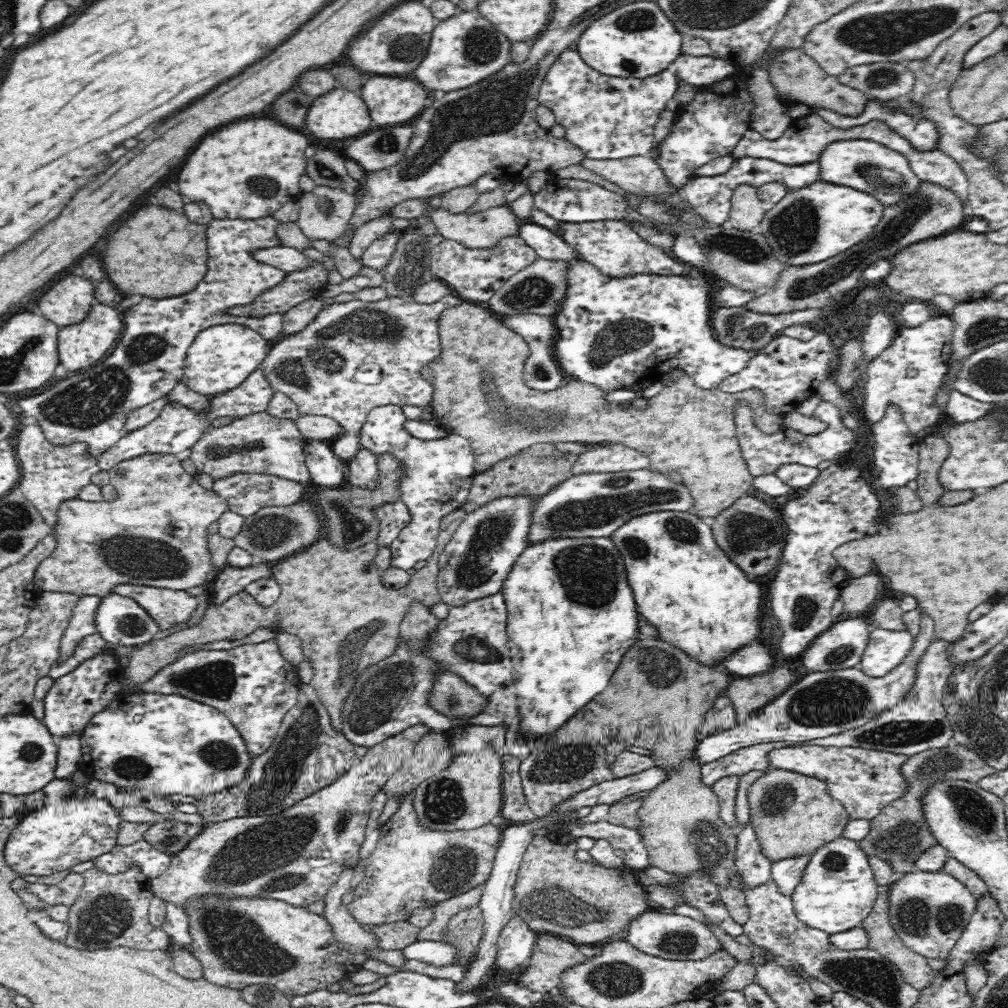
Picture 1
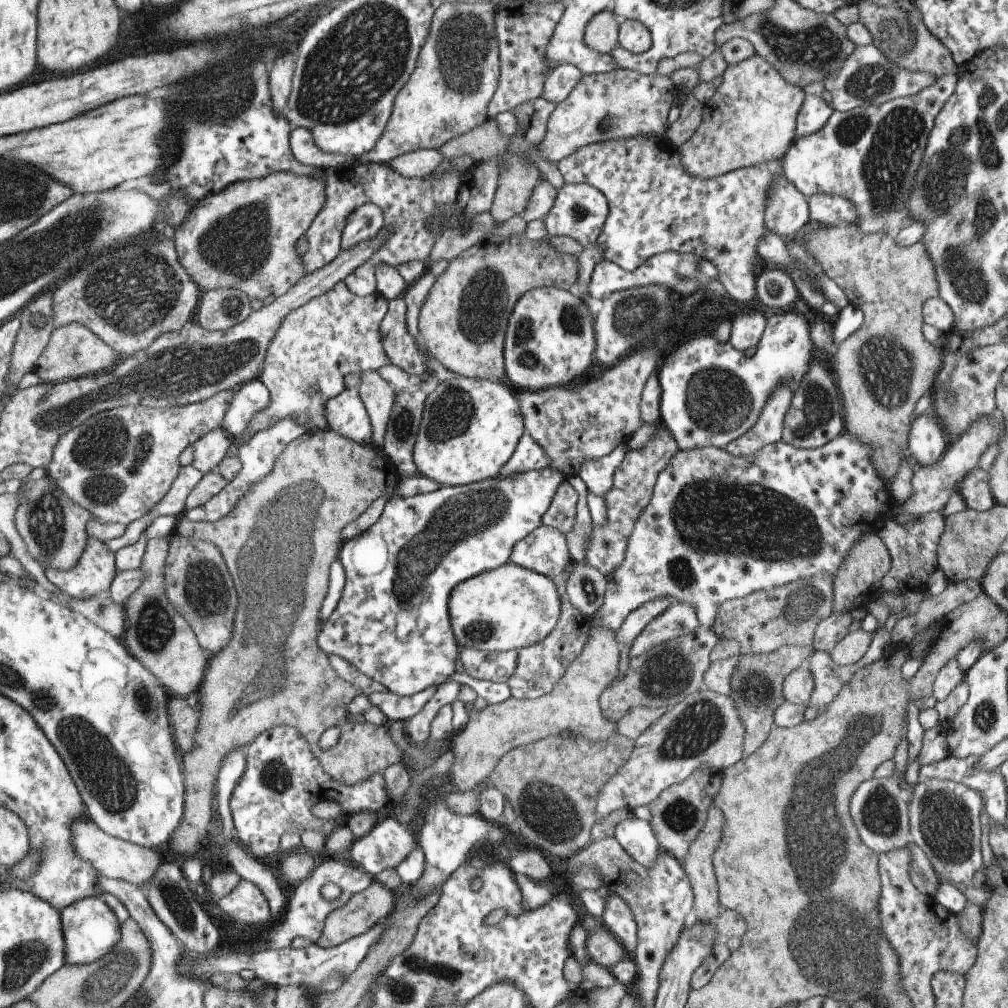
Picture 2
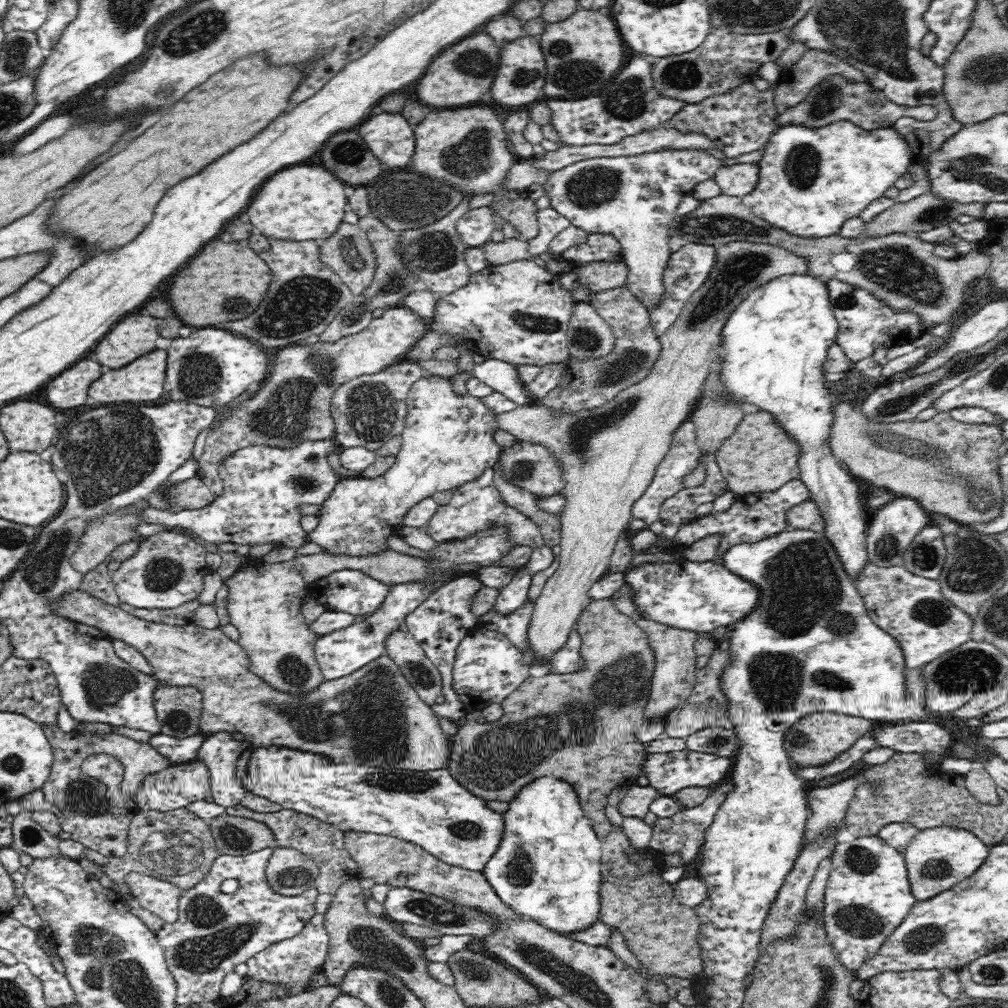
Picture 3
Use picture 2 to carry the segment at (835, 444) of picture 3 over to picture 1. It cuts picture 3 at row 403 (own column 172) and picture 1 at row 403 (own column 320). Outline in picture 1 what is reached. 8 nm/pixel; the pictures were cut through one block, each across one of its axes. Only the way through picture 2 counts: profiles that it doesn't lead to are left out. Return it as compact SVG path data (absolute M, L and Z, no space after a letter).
M464 301L458 306L450 307L448 310L445 310L443 313L440 313L438 321L438 330L439 330L439 339L442 346L442 354L438 355L438 358L427 364L422 370L421 375L423 380L429 382L434 388L434 396L431 400L431 407L434 409L433 417L437 420L440 425L447 429L449 432L455 433L456 435L466 438L472 447L473 454L475 457L475 470L477 473L482 473L488 471L494 464L506 460L519 454L525 448L529 446L540 444L540 443L580 443L584 445L594 445L594 444L610 444L610 443L622 443L629 445L634 450L637 450L640 453L643 453L650 460L649 469L657 474L670 474L670 471L677 471L682 477L683 483L686 484L692 498L696 498L696 502L693 504L693 509L695 514L699 516L712 516L715 517L717 514L720 514L725 508L728 508L737 498L745 497L750 494L753 490L753 478L752 474L748 471L748 465L742 457L742 451L740 450L740 445L738 443L738 437L736 437L736 419L734 419L734 408L738 402L746 402L751 407L753 411L754 421L756 427L763 434L774 434L776 432L782 431L783 427L783 416L779 414L769 412L767 406L765 406L765 395L758 390L746 390L740 391L737 394L726 394L718 390L718 388L713 390L705 390L700 388L681 368L672 368L668 371L668 374L664 374L663 378L671 379L673 382L671 385L664 387L662 392L650 398L648 400L643 400L648 403L649 406L645 410L634 409L632 402L625 402L618 406L610 405L606 401L606 396L609 393L602 391L599 386L595 384L588 384L587 382L580 382L579 380L565 380L564 384L558 386L557 390L554 390L551 393L542 393L541 391L536 391L530 389L529 386L526 386L524 382L524 362L526 358L530 356L530 347L528 343L524 341L519 334L516 334L513 330L510 330L500 317L492 315L488 310L485 310L482 307L472 304L469 301Z

